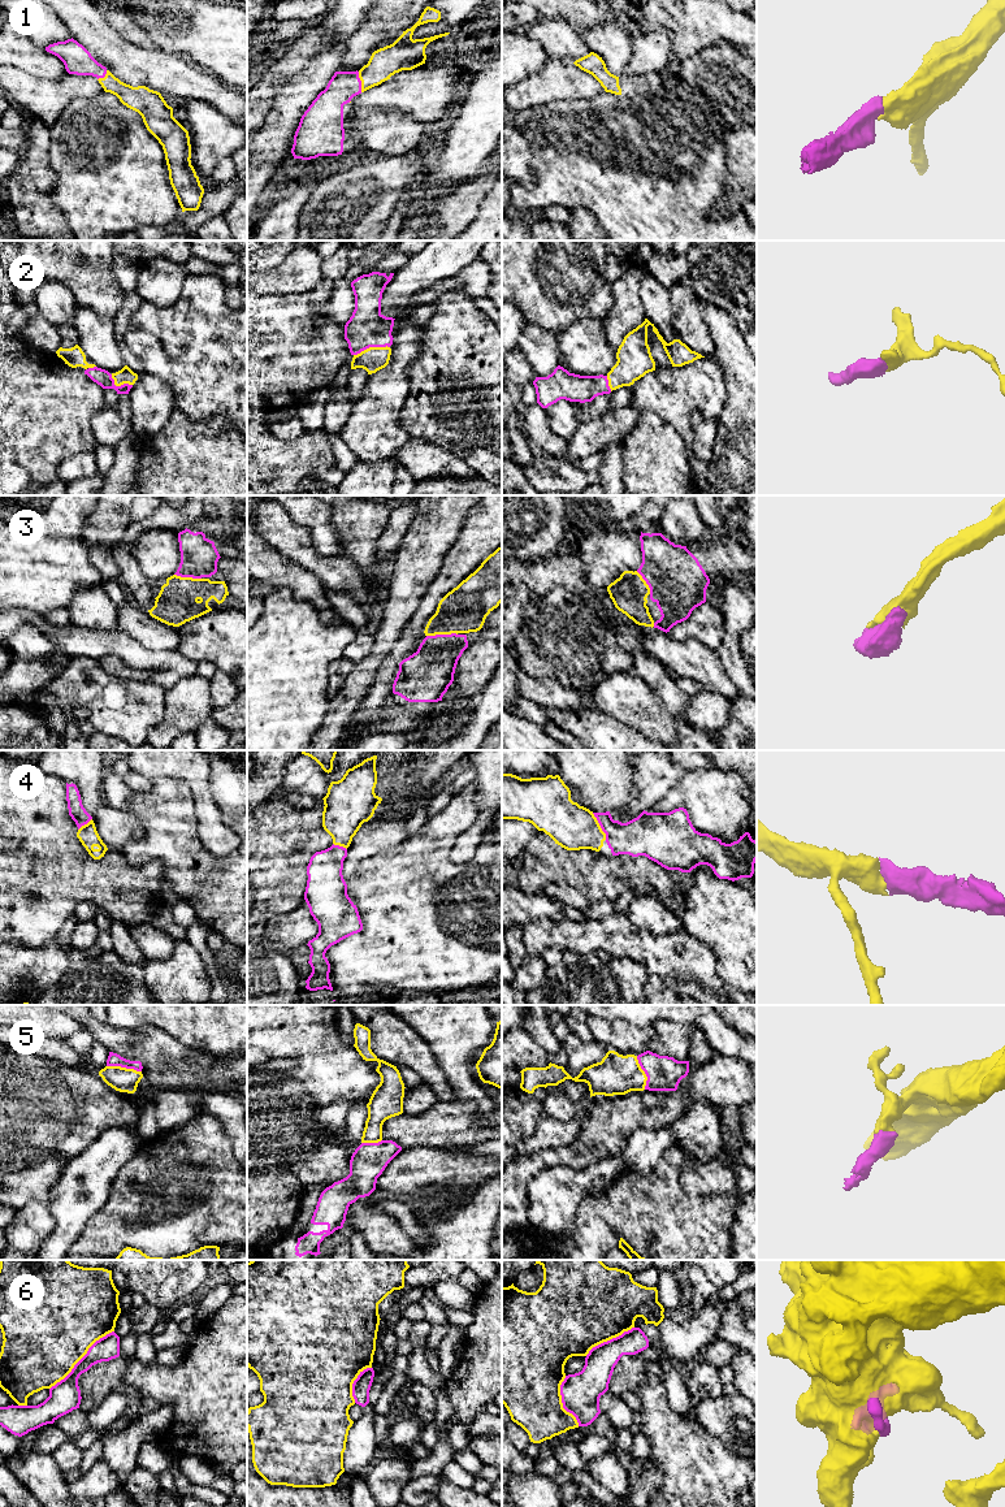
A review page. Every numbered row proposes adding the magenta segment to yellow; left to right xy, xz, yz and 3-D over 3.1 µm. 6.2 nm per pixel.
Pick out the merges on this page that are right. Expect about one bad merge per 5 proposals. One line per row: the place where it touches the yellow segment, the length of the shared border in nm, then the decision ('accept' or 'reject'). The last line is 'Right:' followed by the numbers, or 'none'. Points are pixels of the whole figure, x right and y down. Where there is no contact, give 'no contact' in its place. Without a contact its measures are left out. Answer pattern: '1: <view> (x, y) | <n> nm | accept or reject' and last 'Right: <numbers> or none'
1: xz (362, 82) | 130 nm | accept
2: xz (371, 347) | 240 nm | accept
3: xz (441, 633) | 190 nm | accept
4: yz (600, 826) | 190 nm | accept
5: xy (124, 1068) | 220 nm | accept
6: xy (82, 1356) | 550 nm | reject
Right: 1, 2, 3, 4, 5

